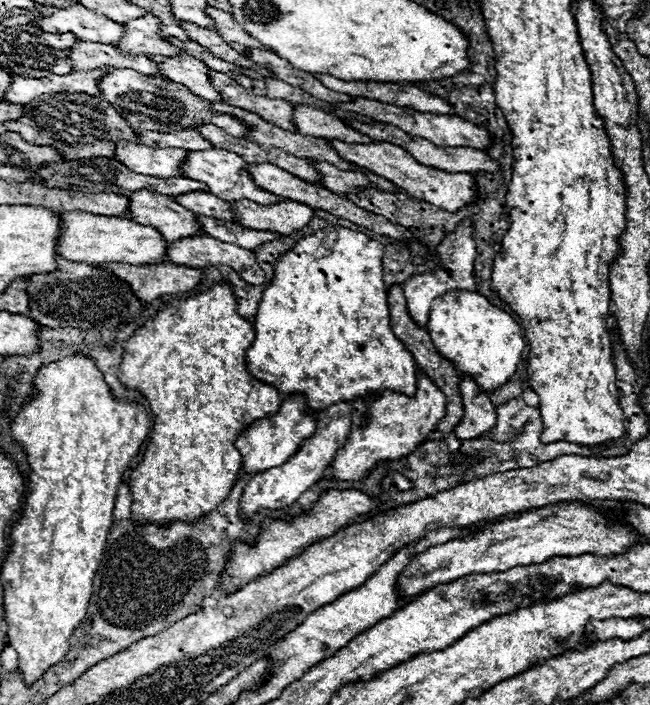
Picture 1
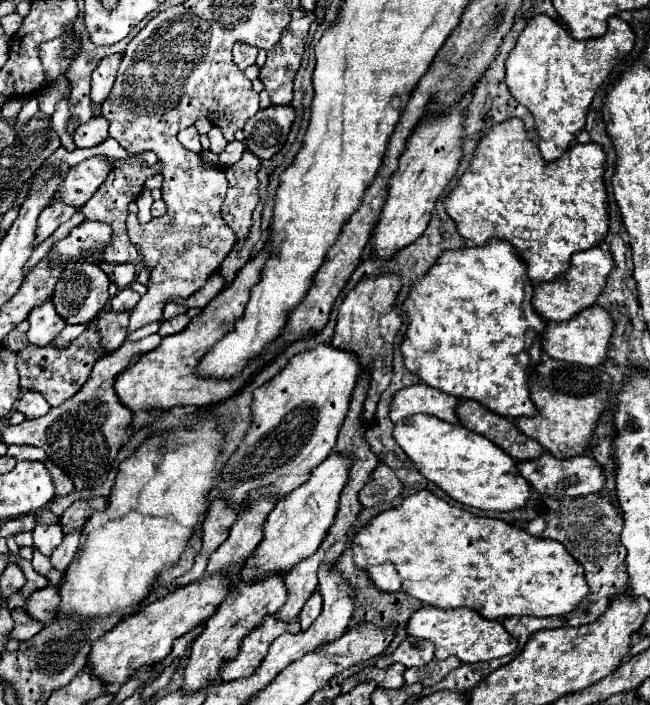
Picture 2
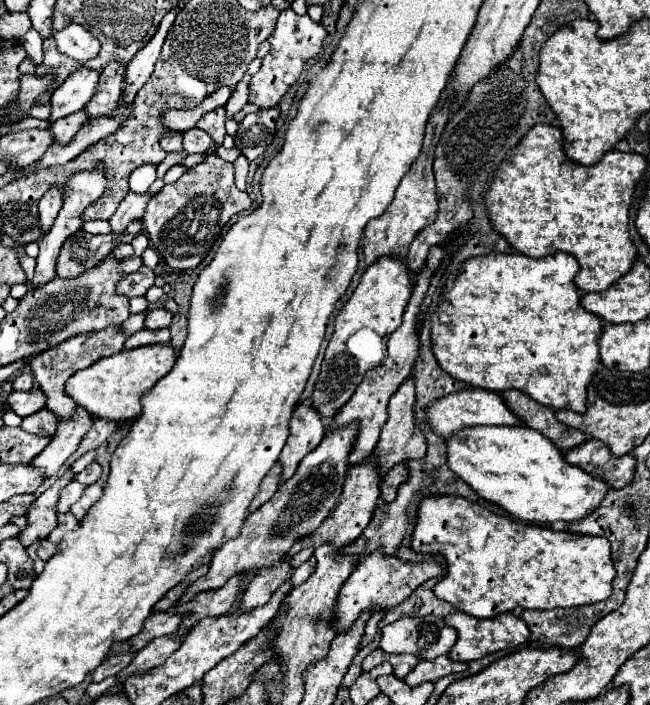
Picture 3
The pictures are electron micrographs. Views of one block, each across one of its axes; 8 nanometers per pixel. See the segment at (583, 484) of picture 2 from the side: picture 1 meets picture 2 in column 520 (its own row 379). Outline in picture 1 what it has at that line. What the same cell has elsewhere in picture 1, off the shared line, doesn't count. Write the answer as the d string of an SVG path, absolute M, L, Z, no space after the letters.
M468 374L462 376L460 394L464 402L464 416L456 424L454 434L460 440L468 440L490 430L496 424L496 406L492 404L488 394L480 390L480 386L472 376Z

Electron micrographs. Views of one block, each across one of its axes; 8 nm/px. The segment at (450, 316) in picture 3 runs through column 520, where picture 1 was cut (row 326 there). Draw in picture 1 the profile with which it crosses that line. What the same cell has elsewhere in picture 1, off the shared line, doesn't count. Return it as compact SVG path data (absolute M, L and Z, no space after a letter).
M326 226L298 240L272 264L274 276L258 304L254 332L256 338L246 350L248 372L266 384L274 384L282 394L304 392L308 408L320 412L340 400L366 396L368 392L394 388L406 396L416 394L416 364L406 346L390 326L386 282L382 278L384 244L340 226Z

